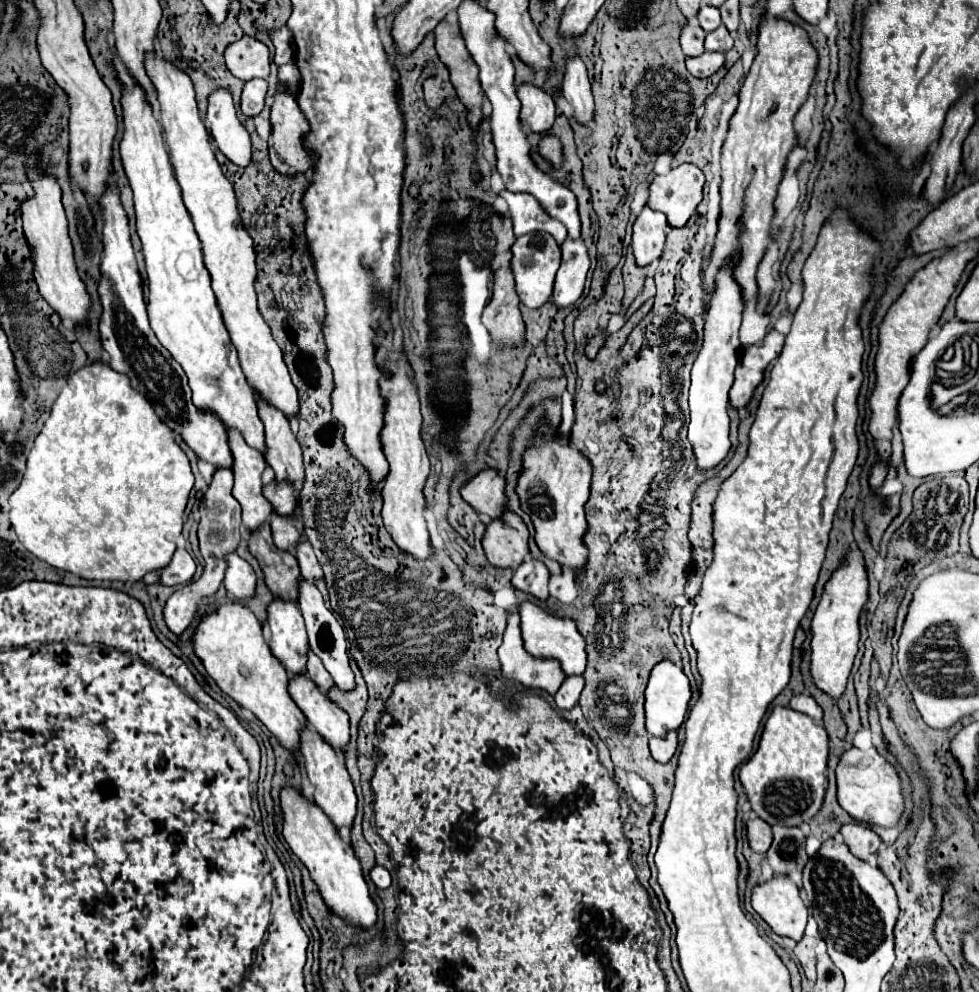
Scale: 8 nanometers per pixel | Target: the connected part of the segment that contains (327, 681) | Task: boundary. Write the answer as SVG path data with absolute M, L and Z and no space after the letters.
M312 652L308 654L308 678L310 678L324 694L328 694L328 692L334 688L332 676L326 672L326 668L324 668L322 662L318 660L318 656L314 656Z

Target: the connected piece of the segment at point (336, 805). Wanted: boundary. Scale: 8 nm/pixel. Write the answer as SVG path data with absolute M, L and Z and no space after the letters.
M306 728L302 732L302 758L304 758L308 778L314 784L314 790L316 790L314 792L316 806L322 808L322 812L332 820L332 824L340 832L344 828L352 830L352 824L354 824L354 818L356 818L356 792L354 792L354 786L350 782L350 776L348 776L348 770L346 770L342 758L334 752L334 748L330 748L322 740L322 736L318 736L310 728Z

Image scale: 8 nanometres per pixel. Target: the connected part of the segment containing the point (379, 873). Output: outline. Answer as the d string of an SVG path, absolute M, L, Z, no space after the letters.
M374 866L372 870L370 870L370 878L372 878L372 882L376 884L376 888L388 888L390 886L390 882L392 882L392 878L390 878L390 872L386 870L386 868L382 868L382 866Z

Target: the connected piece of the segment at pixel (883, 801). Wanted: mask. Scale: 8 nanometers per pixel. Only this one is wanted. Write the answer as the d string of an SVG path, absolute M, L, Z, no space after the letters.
M856 746L848 748L838 762L836 778L838 778L838 804L854 820L884 828L898 826L904 814L902 782L896 772L896 766L886 762L886 758L874 746L868 750L860 750Z

